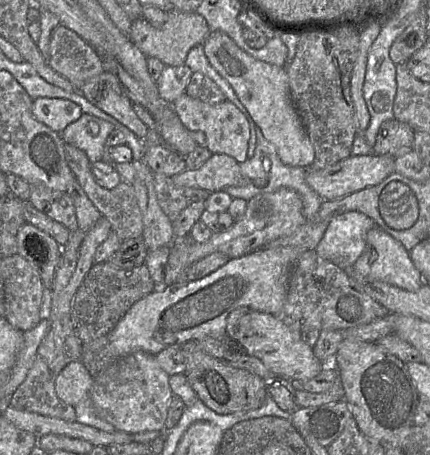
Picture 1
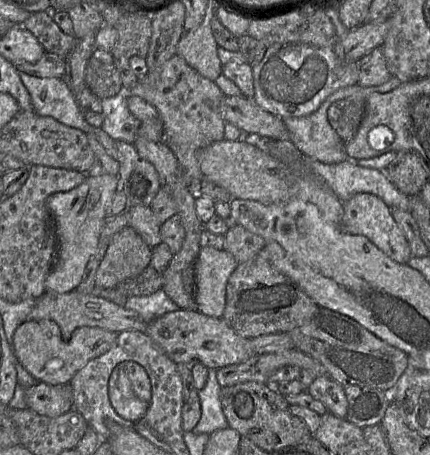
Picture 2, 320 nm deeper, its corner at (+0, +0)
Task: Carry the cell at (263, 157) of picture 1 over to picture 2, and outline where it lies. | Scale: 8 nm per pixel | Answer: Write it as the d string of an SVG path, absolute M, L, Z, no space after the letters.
M391 76L391 78L384 84L379 86L368 86L363 87L359 84L351 85L348 87L341 88L331 94L313 113L302 117L290 117L281 118L286 125L289 132L289 139L294 143L294 145L306 156L315 159L323 163L340 163L349 159L346 152L346 143L338 135L338 133L333 129L328 120L328 108L330 105L338 100L345 98L368 98L372 93L388 93L395 88L397 88L402 82L396 77Z

